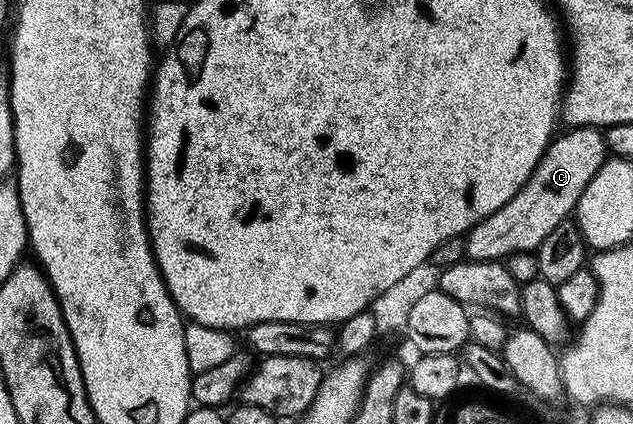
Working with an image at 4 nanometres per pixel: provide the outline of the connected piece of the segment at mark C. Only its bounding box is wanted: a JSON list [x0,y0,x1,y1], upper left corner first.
[463,127,609,261]

